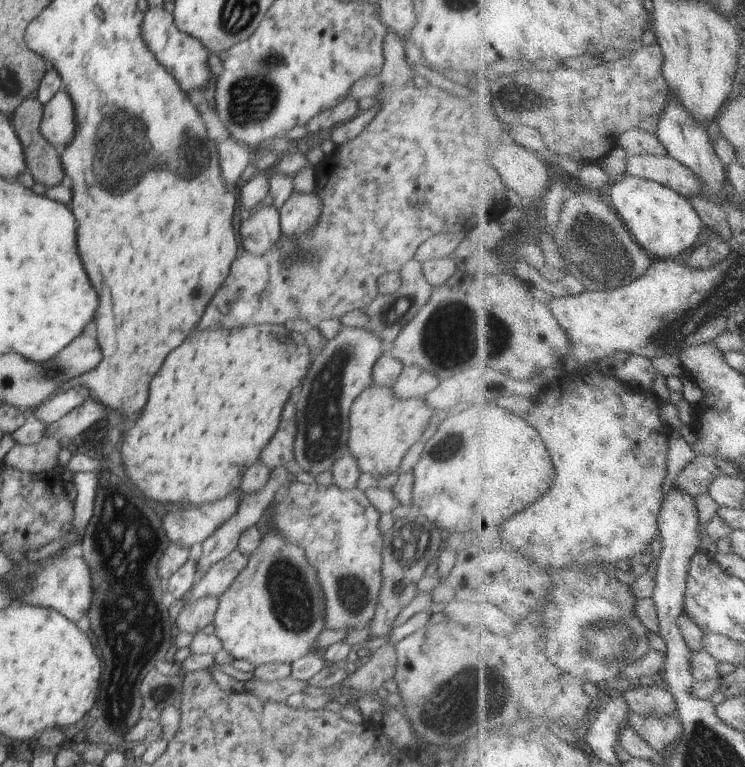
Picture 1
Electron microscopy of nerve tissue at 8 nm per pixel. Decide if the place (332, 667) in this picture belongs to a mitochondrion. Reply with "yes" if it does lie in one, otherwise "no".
no

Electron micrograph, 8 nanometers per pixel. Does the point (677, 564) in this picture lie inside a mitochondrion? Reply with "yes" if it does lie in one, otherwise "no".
no

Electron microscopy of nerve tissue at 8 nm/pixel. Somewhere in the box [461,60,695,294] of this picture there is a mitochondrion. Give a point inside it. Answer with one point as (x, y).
(596, 244)

